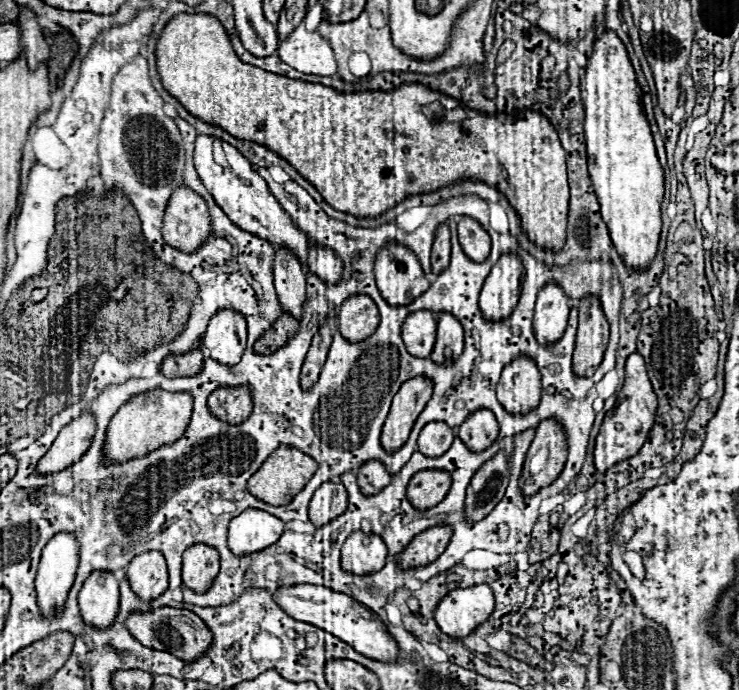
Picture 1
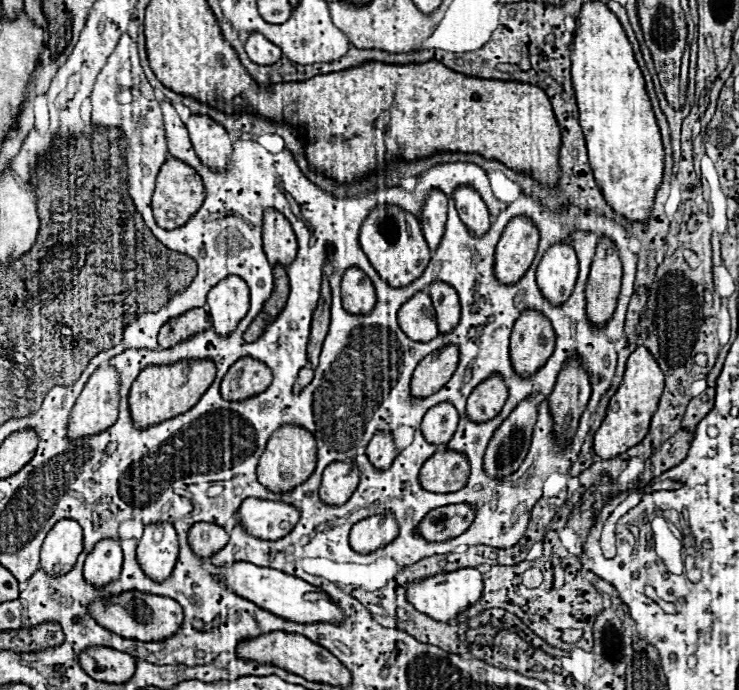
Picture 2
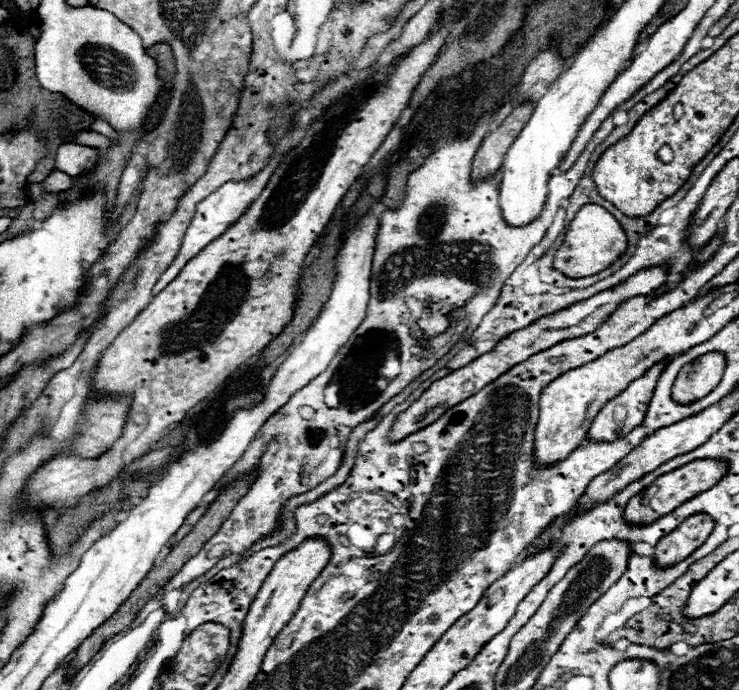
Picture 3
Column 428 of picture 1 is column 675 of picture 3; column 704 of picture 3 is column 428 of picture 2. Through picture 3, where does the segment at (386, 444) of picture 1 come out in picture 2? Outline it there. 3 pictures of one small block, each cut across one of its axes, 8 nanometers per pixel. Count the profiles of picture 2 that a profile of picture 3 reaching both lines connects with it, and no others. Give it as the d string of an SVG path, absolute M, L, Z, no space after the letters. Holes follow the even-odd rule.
M448 344L436 352L430 352L424 360L420 360L412 374L412 396L426 398L440 390L452 378L458 360L460 350L456 344Z

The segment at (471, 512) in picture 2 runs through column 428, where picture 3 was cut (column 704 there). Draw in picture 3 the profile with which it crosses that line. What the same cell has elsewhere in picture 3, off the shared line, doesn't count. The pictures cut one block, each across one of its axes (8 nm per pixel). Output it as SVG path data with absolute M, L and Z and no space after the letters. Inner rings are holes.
M704 512L686 518L678 528L674 528L674 532L666 534L654 546L656 564L666 568L676 562L682 562L686 556L690 556L698 546L706 542L712 528L714 528L714 520Z

